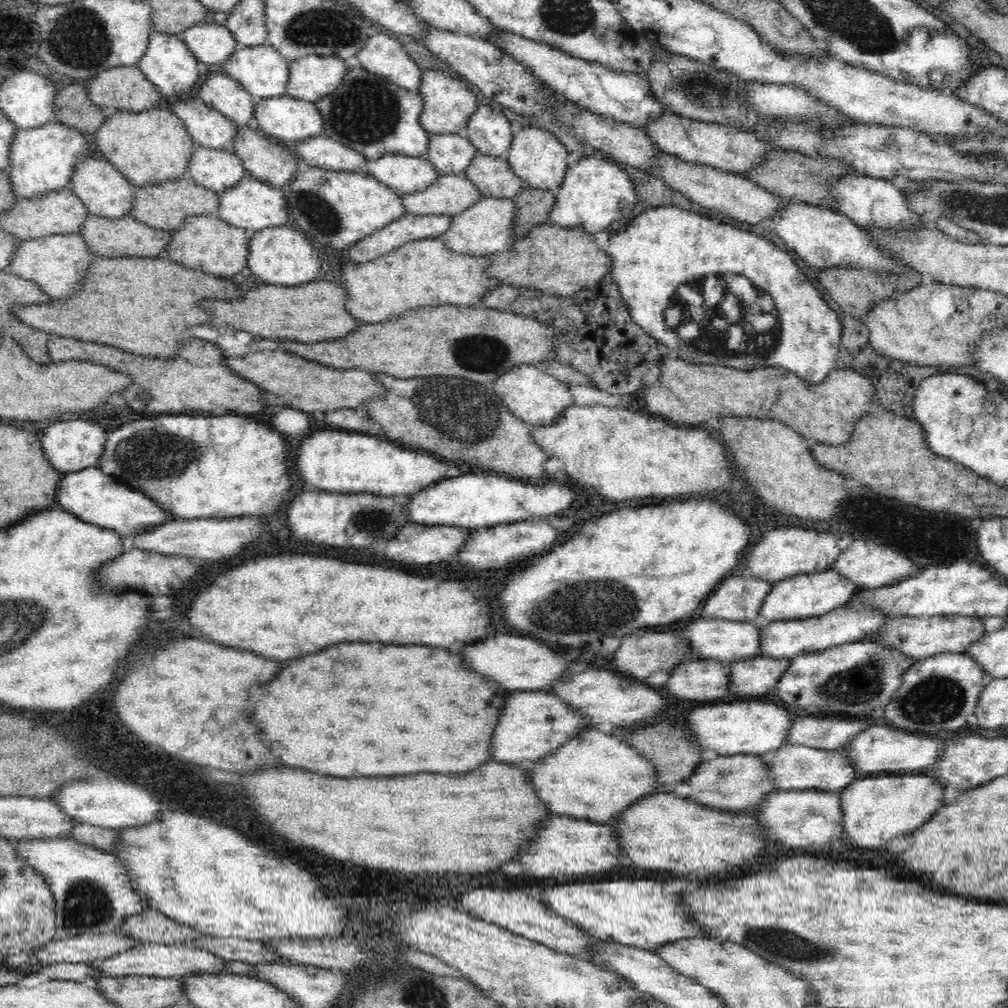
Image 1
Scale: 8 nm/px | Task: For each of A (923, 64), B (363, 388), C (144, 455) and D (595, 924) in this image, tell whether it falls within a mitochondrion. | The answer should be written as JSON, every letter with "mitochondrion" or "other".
{"A":"other","B":"other","C":"mitochondrion","D":"other"}

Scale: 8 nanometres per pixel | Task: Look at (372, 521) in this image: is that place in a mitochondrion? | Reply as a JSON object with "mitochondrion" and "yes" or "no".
{"mitochondrion":"yes"}

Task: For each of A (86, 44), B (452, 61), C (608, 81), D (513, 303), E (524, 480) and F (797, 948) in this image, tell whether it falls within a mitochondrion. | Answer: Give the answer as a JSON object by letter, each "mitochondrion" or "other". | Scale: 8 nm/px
{"A":"mitochondrion","B":"other","C":"other","D":"other","E":"other","F":"mitochondrion"}

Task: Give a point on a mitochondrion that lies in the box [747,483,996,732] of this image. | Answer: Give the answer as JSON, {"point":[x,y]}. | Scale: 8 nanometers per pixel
{"point":[939,699]}

